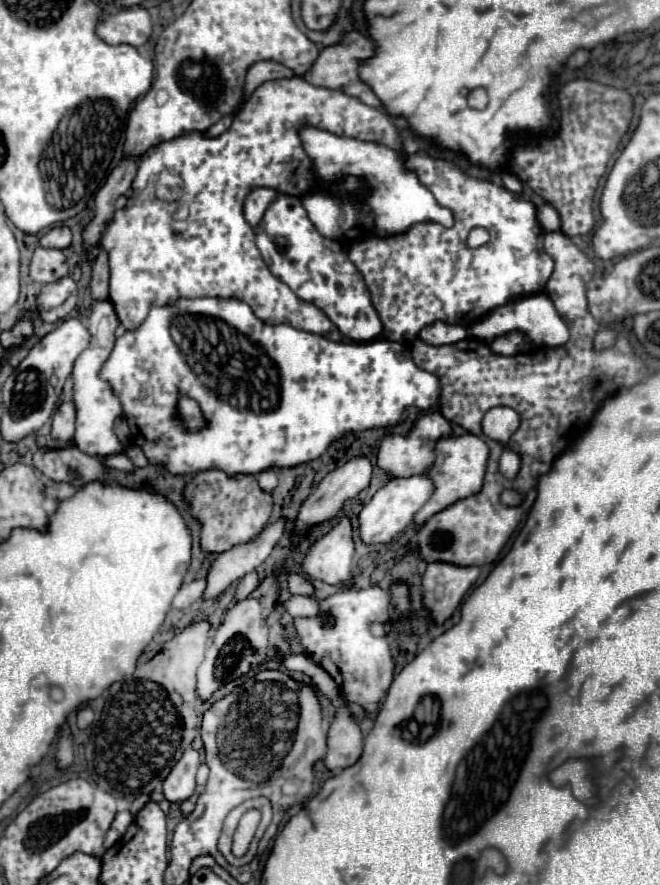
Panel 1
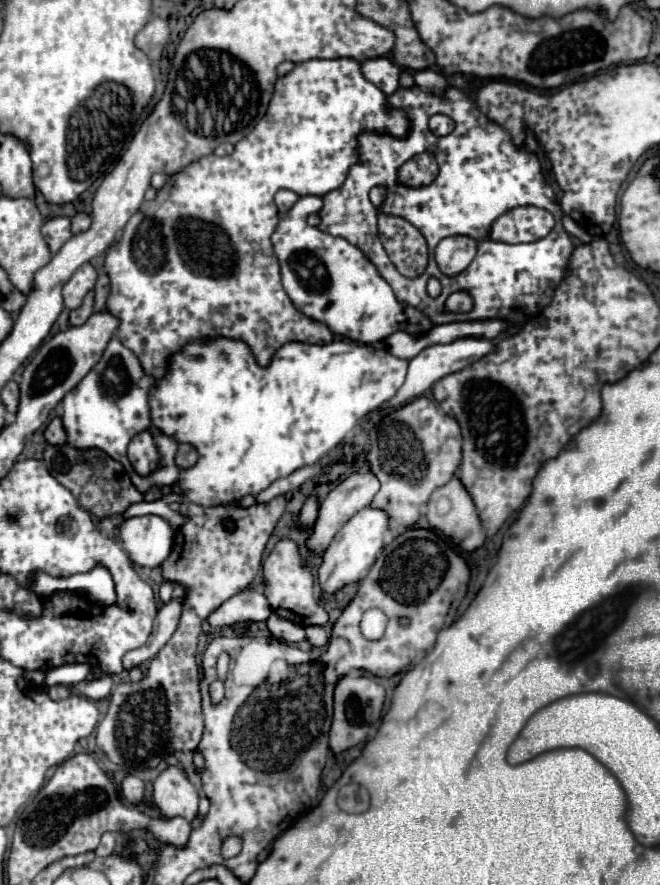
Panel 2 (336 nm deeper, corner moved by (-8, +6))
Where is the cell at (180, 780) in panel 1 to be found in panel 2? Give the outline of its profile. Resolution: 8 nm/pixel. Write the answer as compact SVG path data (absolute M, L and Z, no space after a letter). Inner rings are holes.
M169 766L153 784L153 802L163 816L193 820L199 812L199 792L181 766Z

